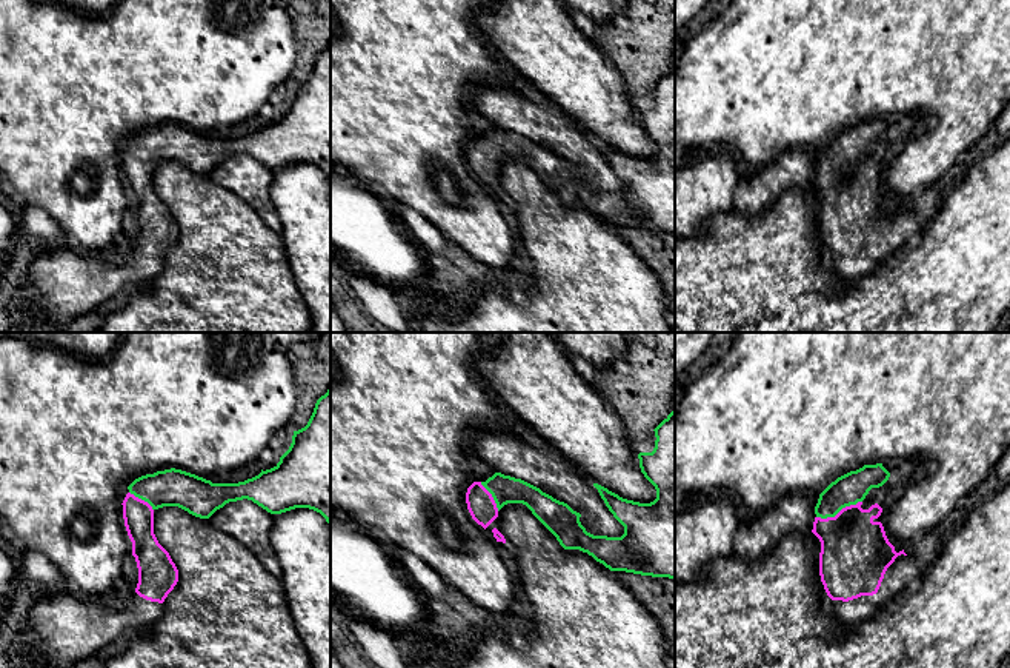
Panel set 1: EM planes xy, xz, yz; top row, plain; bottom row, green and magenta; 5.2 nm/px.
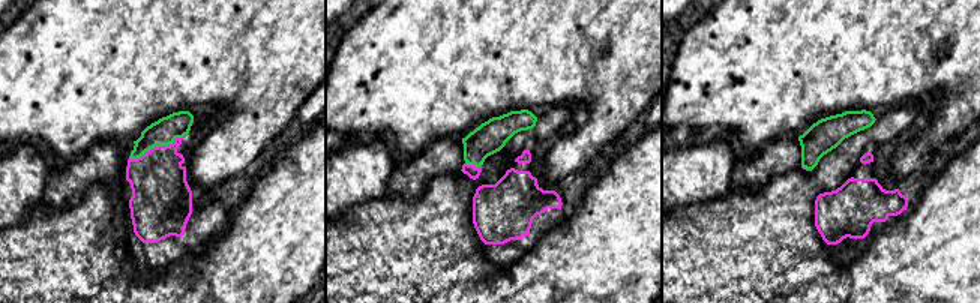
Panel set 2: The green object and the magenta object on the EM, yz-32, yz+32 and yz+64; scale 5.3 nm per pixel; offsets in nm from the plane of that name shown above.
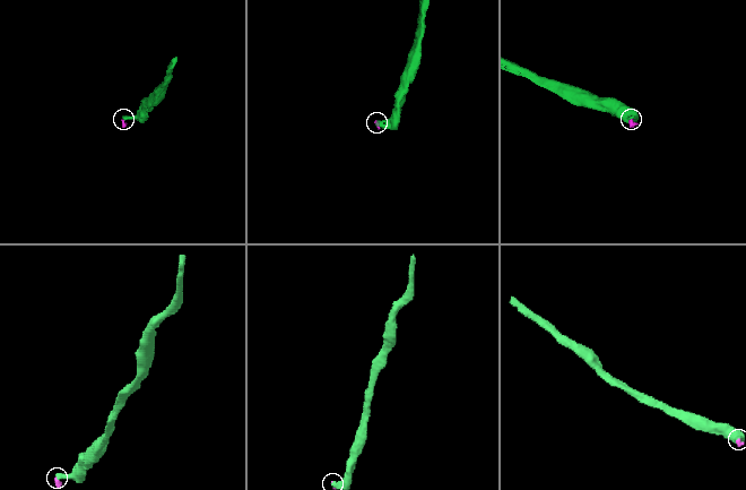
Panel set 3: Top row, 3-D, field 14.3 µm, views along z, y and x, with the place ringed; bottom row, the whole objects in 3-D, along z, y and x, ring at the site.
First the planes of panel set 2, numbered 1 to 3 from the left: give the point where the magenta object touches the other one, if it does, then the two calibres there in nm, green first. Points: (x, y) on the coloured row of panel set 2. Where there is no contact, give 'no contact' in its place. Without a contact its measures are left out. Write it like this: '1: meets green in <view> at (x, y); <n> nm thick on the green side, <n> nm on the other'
1: meets green in yz-32 at (155, 146); 140 nm thick on the green side, 300 nm on the other
2: meets green in yz+32 at (473, 164); 170 nm thick on the green side, 70 nm on the other
3: meets green in yz+64 at (806, 168); 170 nm thick on the green side, 20 nm on the other

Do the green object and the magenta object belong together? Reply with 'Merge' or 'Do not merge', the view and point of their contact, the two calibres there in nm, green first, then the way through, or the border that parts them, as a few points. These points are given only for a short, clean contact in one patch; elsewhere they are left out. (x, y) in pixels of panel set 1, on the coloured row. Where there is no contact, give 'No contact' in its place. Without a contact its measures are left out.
Merge. Touches green at yz (838, 511). Thickness 160 nm (green) against 360 nm. Path across: yz (850, 488), (840, 502), (838, 511), (840, 522), (855, 553)

